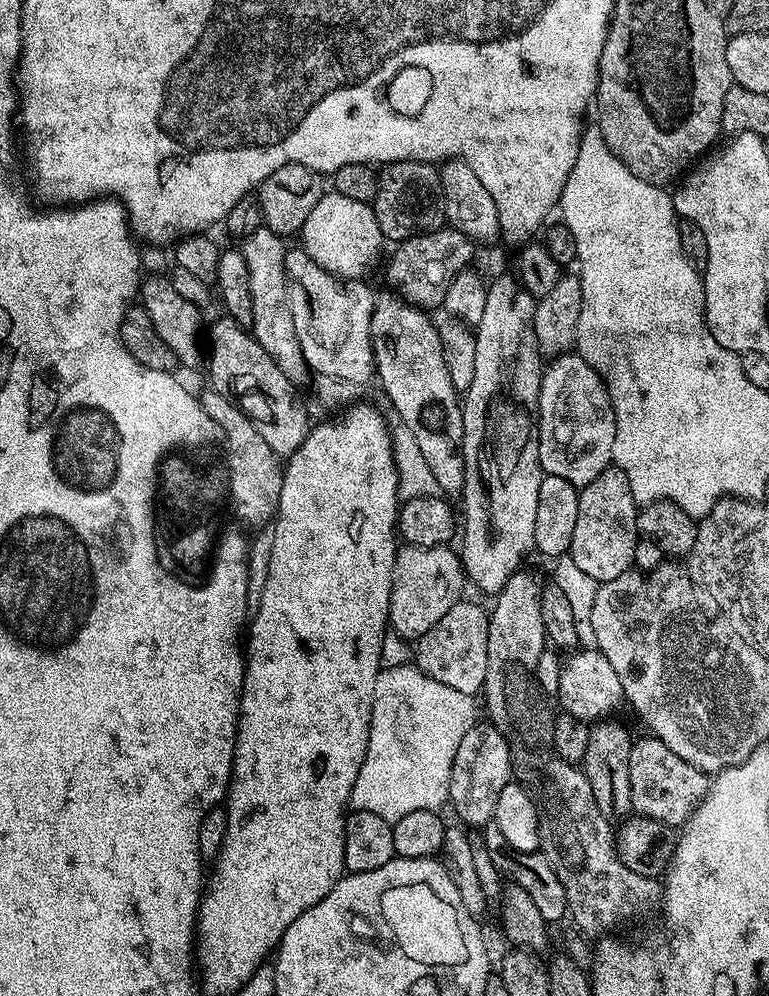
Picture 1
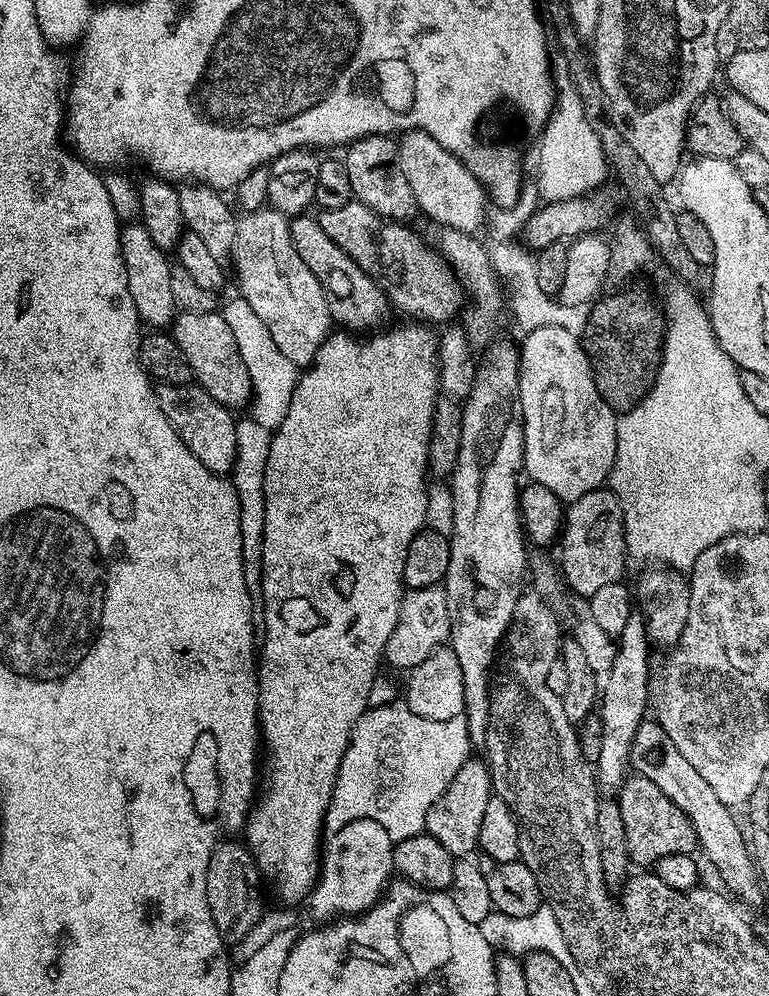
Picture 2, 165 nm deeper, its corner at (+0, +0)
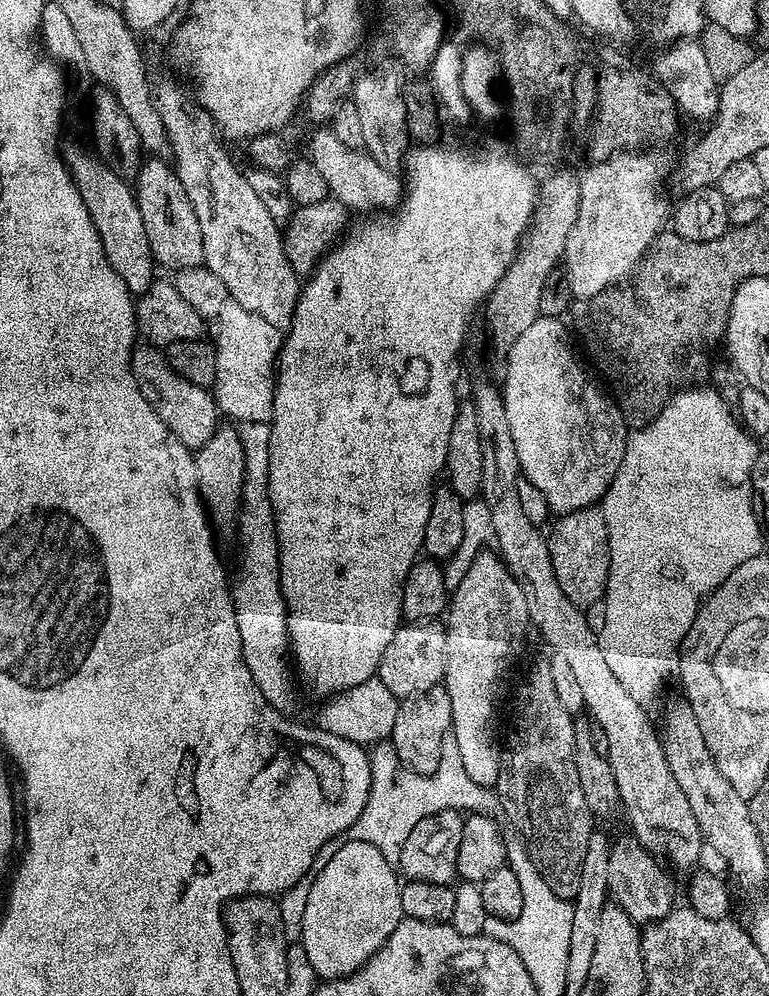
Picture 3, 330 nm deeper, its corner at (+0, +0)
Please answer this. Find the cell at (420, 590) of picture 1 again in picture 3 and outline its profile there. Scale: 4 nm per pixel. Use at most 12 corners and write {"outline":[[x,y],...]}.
{"outline":[[408,622],[390,638],[378,678],[398,698],[437,687],[445,625]]}

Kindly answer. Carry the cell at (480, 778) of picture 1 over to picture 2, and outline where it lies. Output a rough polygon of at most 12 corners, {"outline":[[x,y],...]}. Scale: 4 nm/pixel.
{"outline":[[469,758],[422,827],[454,858],[477,851],[494,795],[483,759]]}

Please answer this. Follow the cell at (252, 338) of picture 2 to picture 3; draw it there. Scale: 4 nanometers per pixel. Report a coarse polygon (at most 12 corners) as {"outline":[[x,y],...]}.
{"outline":[[228,299],[216,324],[217,409],[271,421],[281,329]]}

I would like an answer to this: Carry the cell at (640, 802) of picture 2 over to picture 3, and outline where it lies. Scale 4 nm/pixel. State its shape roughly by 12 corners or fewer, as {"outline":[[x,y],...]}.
{"outline":[[635,838],[613,847],[609,893],[635,924],[674,907],[665,865]]}

